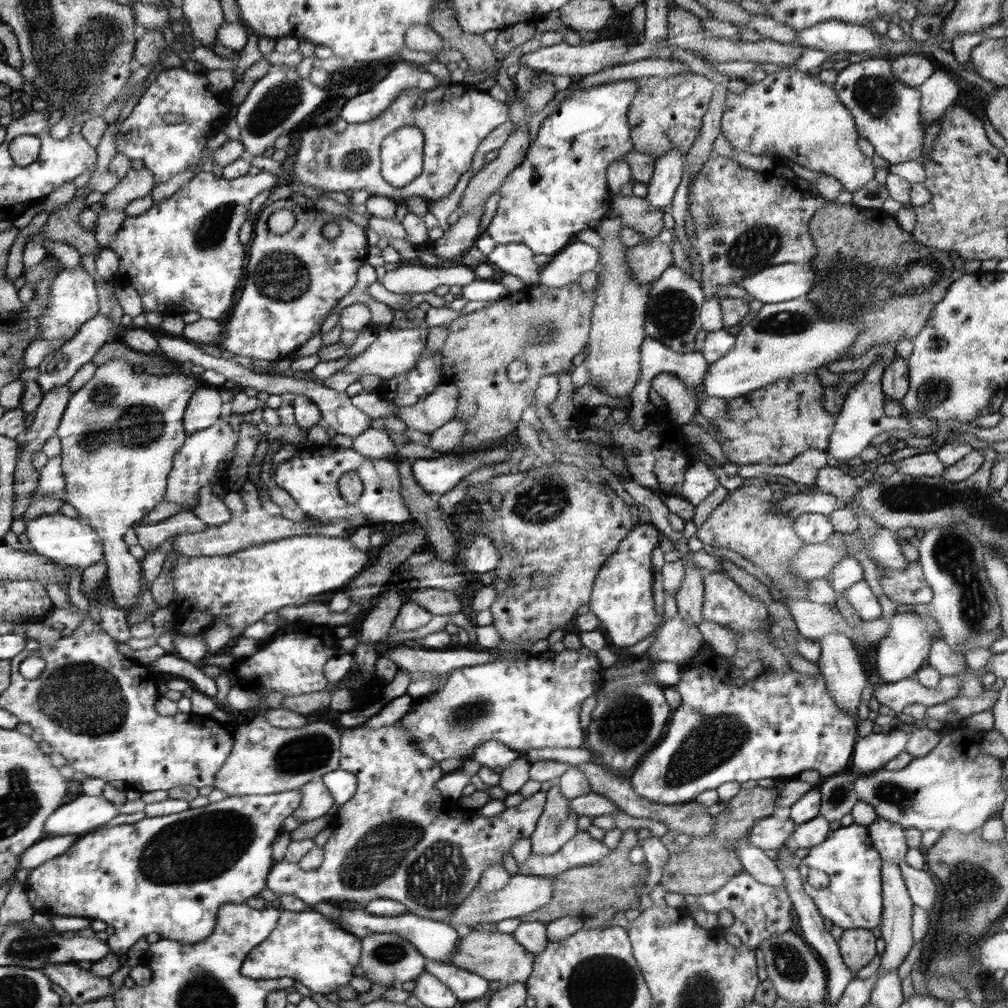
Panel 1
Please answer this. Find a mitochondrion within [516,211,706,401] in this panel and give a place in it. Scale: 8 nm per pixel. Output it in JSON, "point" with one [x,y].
{"point":[673,318]}

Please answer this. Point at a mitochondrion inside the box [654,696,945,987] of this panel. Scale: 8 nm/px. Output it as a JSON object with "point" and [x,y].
{"point":[709,746]}

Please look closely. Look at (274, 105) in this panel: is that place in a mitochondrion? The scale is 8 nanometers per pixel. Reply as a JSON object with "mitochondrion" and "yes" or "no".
{"mitochondrion":"yes"}

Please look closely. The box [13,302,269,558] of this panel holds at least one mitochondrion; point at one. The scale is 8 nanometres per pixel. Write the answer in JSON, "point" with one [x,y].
{"point":[113,424]}

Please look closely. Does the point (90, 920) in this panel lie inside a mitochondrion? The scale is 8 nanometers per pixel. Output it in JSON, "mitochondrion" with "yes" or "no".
{"mitochondrion":"no"}

